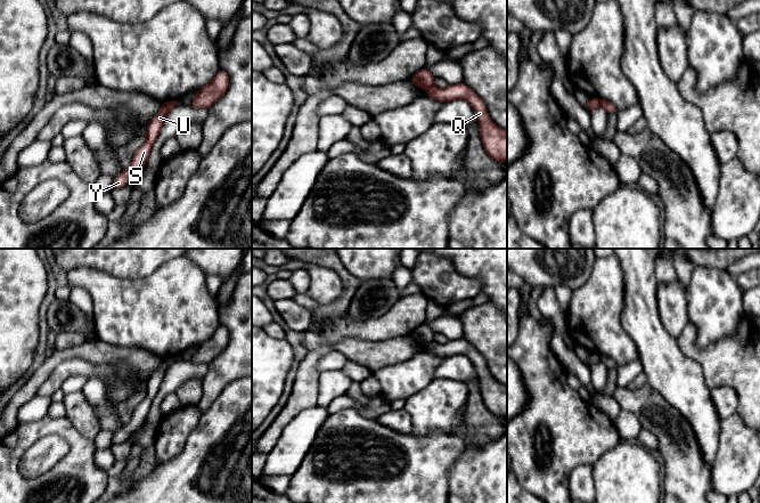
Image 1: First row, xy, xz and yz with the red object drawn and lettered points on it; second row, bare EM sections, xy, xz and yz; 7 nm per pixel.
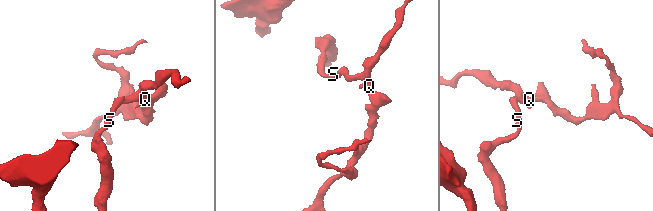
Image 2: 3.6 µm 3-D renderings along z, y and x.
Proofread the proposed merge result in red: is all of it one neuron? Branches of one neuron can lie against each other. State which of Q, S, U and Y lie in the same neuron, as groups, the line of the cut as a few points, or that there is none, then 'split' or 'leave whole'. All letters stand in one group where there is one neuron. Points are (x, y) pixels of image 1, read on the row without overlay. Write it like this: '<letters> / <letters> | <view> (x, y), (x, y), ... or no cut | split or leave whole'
Q / S U Y | xz (433, 340), (426, 345) | split

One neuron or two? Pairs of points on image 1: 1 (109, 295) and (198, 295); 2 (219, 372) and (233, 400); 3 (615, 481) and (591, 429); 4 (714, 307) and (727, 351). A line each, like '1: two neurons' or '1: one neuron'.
1: one neuron
2: two neurons
3: two neurons
4: two neurons

